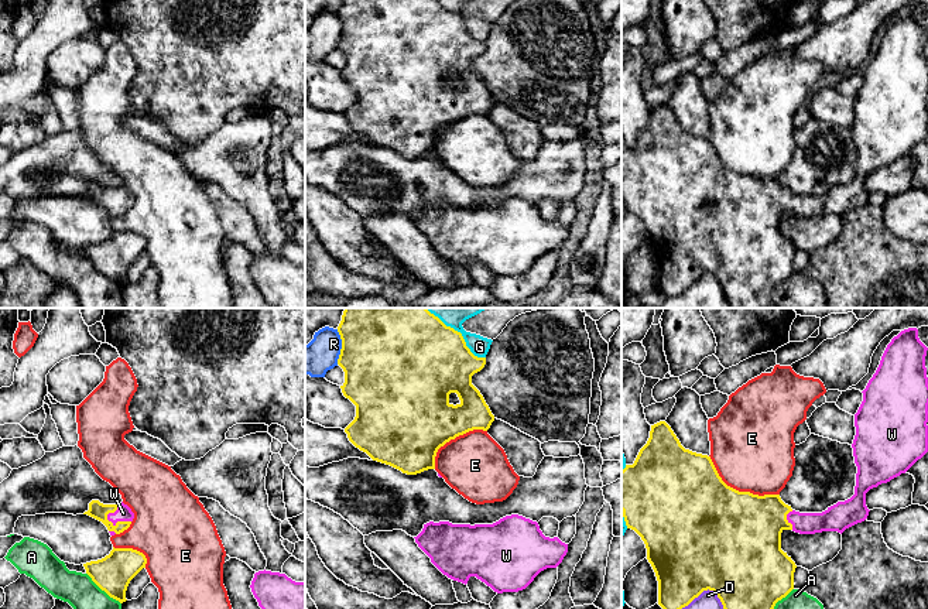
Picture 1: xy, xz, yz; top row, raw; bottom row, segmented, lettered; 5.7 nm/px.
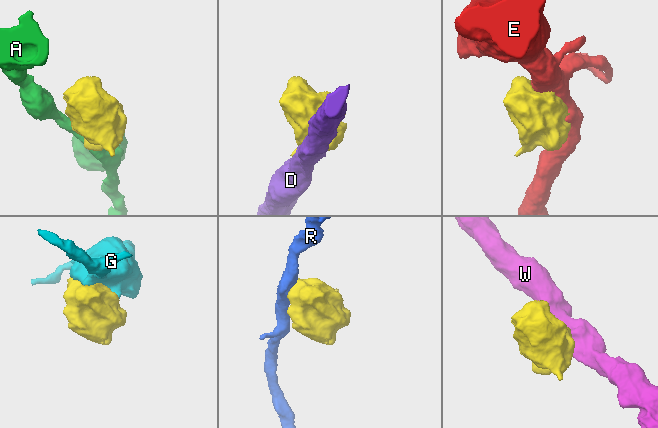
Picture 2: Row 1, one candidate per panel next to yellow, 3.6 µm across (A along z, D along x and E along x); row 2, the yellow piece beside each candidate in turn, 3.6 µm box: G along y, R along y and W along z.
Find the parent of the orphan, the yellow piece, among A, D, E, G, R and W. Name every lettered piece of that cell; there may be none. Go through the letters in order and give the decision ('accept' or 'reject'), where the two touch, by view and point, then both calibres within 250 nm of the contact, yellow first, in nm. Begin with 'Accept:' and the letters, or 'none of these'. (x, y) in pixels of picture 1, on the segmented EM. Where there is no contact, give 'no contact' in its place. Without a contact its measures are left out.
Accept: W
A: reject; meets yellow in xy at (103, 589); 220 nm thick on the yellow side, 190 nm on the other
D: reject; meets yellow in yz at (704, 589); 500 nm thick on the yellow side, 110 nm on the other
E: reject; meets yellow in yz at (738, 491); 500 nm thick on the yellow side, 460 nm on the other
G: reject; meets yellow in xz at (459, 332); 460 nm thick on the yellow side, 190 nm on the other
R: reject; meets yellow in xz at (342, 346); 500 nm thick on the yellow side, 190 nm on the other
W: accept; meets yellow in xy at (117, 522); 100 nm thick on the yellow side, 90 nm on the other

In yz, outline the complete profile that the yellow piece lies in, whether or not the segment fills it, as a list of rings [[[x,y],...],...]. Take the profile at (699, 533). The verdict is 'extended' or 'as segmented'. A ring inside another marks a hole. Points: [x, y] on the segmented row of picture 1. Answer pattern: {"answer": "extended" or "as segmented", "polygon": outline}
{"answer": "extended", "polygon": [[[917,328],[901,331],[887,345],[876,373],[869,380],[866,389],[862,391],[863,401],[857,413],[855,414],[856,435],[852,444],[855,463],[857,466],[855,495],[845,502],[838,502],[822,513],[799,513],[792,510],[791,506],[785,504],[781,500],[780,495],[759,496],[750,492],[739,492],[727,486],[719,476],[710,456],[685,449],[665,421],[660,421],[651,425],[650,438],[647,444],[640,449],[634,463],[626,465],[626,468],[621,471],[621,512],[627,528],[634,530],[646,544],[647,560],[651,564],[658,581],[658,605],[662,609],[682,609],[688,606],[695,598],[698,598],[703,591],[709,589],[718,595],[723,605],[723,609],[774,609],[775,603],[794,589],[794,572],[797,568],[791,557],[788,557],[787,552],[781,550],[781,533],[784,530],[792,530],[799,534],[815,534],[822,531],[838,531],[842,534],[846,528],[867,519],[870,510],[866,506],[866,493],[870,489],[877,487],[881,483],[887,483],[901,473],[905,473],[918,459],[921,459],[928,452],[928,377],[925,367],[927,350],[928,348],[918,338]]]}

